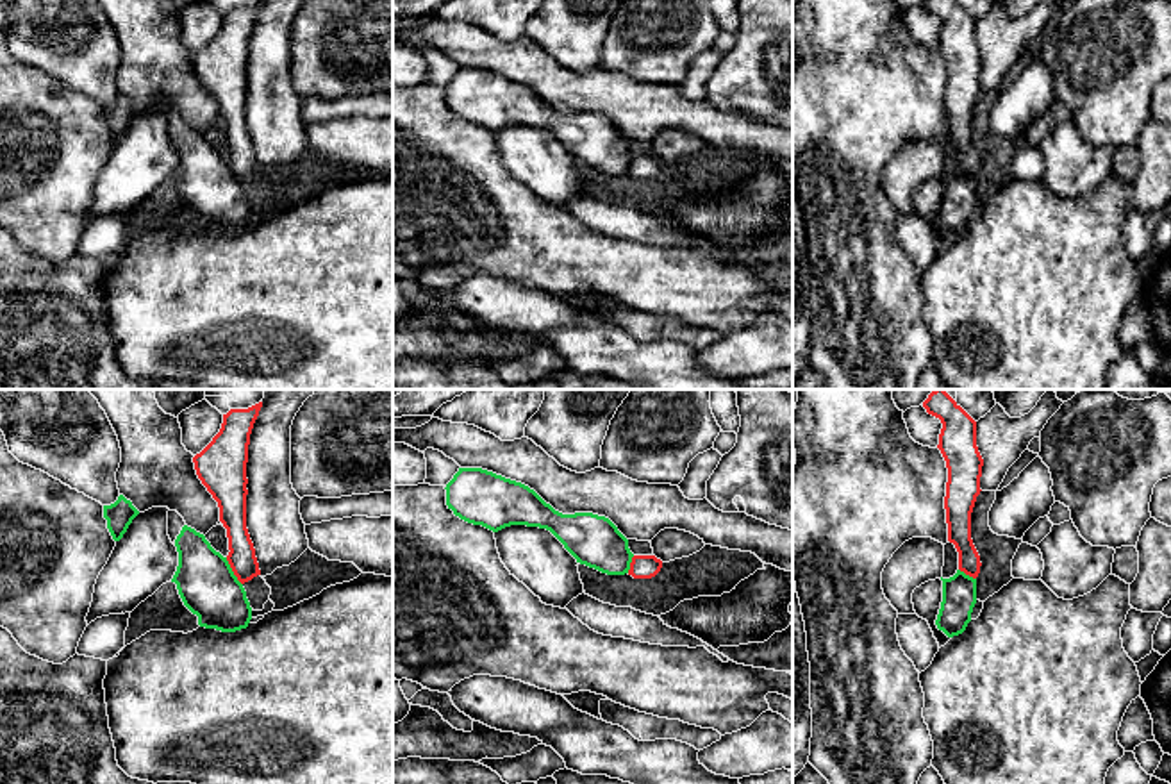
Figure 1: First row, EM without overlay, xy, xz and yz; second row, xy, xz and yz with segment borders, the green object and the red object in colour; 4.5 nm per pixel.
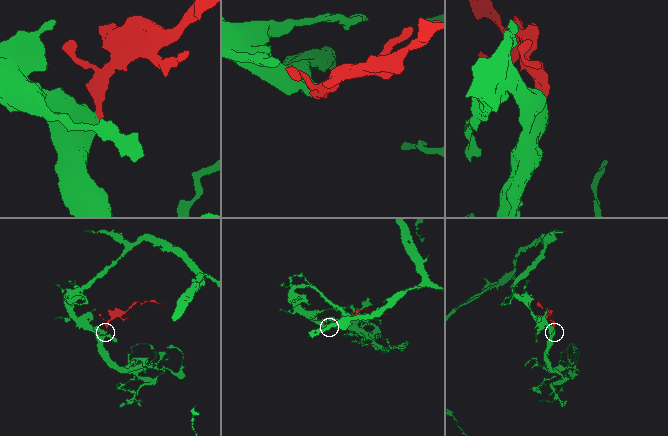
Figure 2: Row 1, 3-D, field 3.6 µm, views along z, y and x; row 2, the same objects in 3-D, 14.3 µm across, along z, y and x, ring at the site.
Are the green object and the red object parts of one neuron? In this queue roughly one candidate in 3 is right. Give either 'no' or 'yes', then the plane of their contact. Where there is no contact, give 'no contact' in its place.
no; contact in xy

